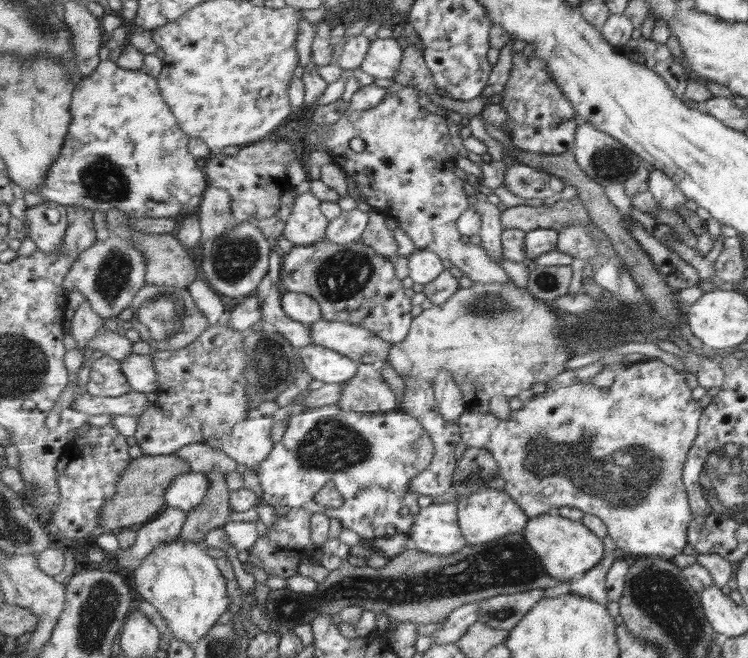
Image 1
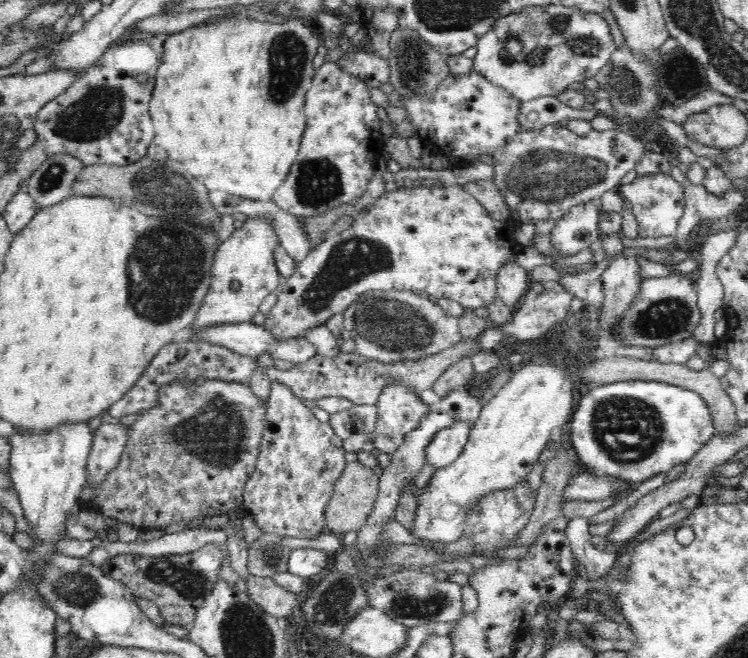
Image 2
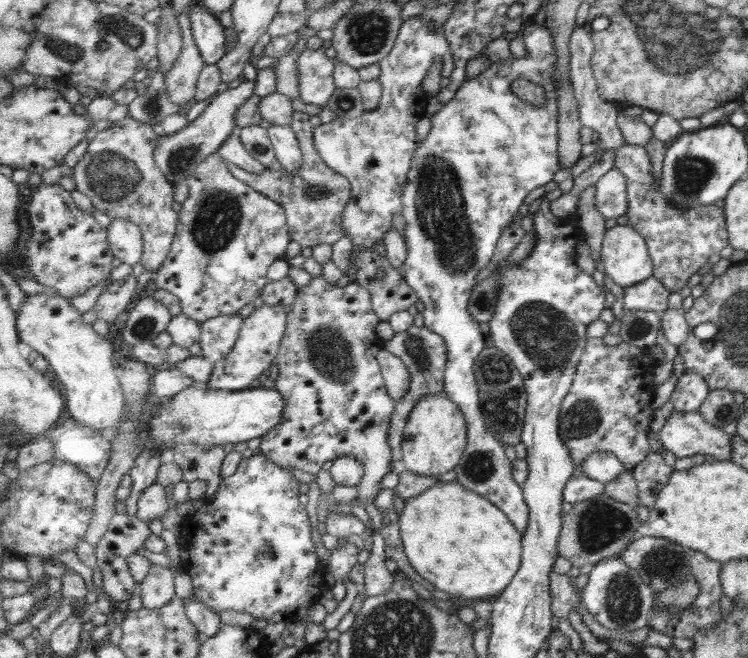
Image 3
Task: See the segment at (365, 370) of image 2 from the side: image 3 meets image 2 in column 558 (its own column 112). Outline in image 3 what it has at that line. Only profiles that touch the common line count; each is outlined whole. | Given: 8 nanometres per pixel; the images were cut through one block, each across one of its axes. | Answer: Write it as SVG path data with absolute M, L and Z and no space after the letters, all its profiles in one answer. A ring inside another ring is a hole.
M129 276L125 280L117 280L113 282L99 298L97 302L97 318L99 320L105 320L107 324L115 322L117 316L129 306L129 302L133 302L133 296L135 294L135 288L137 288L137 278L135 276Z

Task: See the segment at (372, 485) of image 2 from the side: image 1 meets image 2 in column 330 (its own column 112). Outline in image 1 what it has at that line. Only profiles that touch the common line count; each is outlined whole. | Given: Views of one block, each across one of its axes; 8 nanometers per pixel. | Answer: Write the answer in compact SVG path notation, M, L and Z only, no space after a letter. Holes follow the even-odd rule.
M143 454L141 458L133 460L127 466L123 480L119 480L119 484L117 484L115 498L109 500L109 504L105 504L105 508L103 508L101 532L115 534L133 524L149 524L153 518L159 516L159 512L163 512L167 508L165 494L171 488L173 480L183 474L189 474L189 472L193 472L191 464L177 454L171 454L171 456L145 456Z

